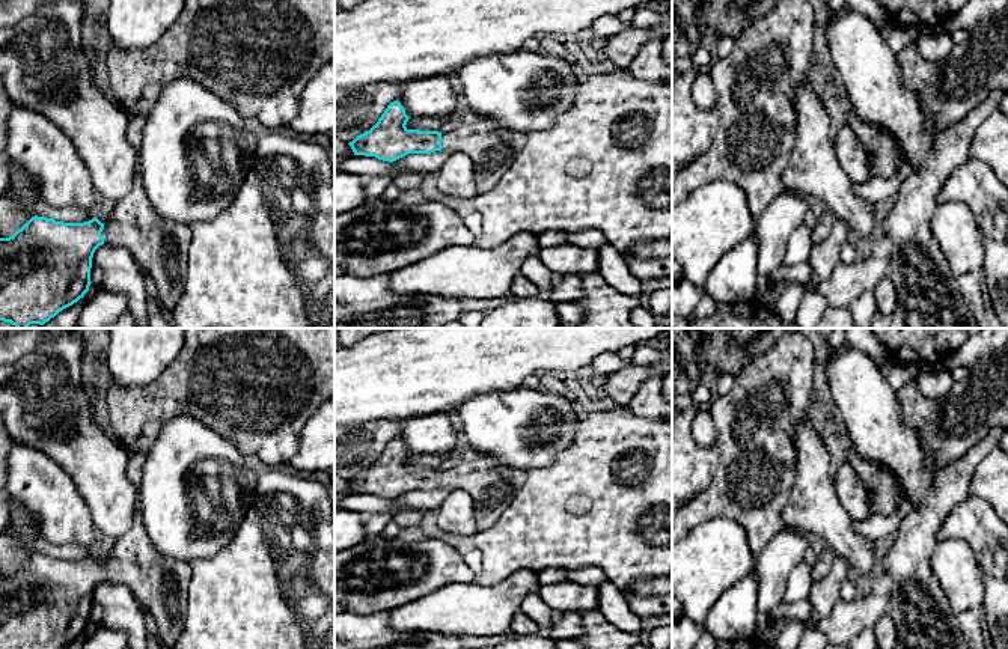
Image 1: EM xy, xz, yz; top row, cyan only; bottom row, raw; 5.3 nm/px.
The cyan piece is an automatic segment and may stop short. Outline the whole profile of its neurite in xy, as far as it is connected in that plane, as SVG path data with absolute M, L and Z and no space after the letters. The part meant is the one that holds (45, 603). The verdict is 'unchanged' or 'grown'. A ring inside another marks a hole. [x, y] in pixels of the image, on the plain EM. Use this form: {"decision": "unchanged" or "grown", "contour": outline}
{"decision": "grown", "contour": "M137 510L133 527L110 548L105 560L98 556L63 560L35 553L12 574L0 575L0 649L62 649L72 643L89 628L92 595L102 581L125 583L170 649L184 629L190 577L190 563L161 556L152 547Z"}

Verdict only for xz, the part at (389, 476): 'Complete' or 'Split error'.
Split error

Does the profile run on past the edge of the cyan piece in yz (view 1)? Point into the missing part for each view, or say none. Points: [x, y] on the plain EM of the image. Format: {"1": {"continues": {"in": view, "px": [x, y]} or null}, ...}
{"1": {"continues": null}}

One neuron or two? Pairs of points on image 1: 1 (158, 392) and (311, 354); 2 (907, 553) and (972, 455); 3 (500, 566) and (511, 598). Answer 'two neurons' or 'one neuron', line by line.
1: one neuron
2: one neuron
3: two neurons

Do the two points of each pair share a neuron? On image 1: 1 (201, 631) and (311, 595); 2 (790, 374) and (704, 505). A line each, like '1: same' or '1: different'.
1: same
2: same

